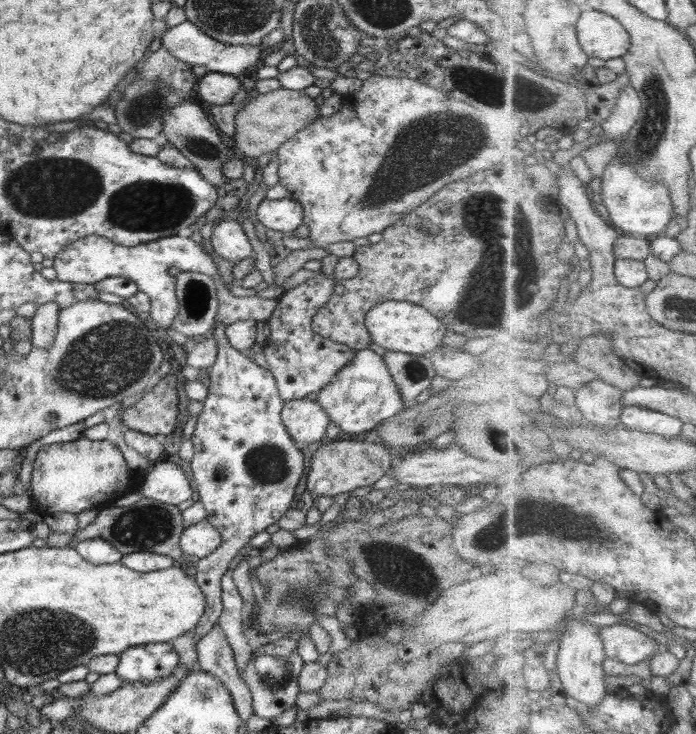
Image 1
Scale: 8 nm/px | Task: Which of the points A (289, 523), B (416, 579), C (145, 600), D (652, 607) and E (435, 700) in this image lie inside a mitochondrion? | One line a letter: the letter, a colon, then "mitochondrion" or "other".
A: other
B: mitochondrion
C: other
D: other
E: other

